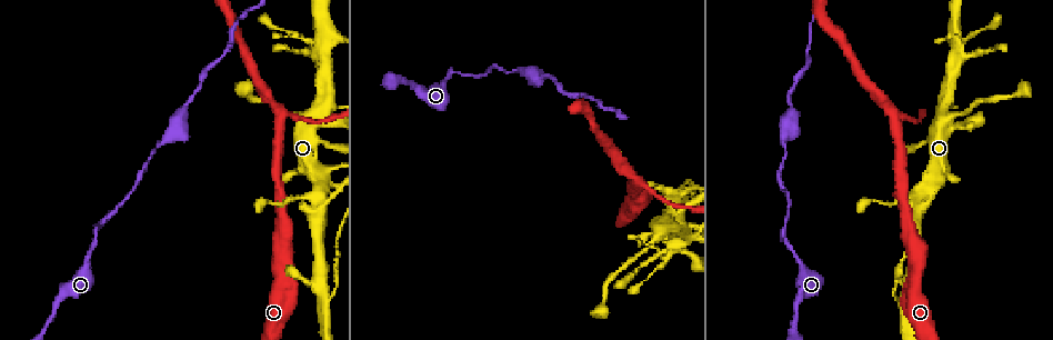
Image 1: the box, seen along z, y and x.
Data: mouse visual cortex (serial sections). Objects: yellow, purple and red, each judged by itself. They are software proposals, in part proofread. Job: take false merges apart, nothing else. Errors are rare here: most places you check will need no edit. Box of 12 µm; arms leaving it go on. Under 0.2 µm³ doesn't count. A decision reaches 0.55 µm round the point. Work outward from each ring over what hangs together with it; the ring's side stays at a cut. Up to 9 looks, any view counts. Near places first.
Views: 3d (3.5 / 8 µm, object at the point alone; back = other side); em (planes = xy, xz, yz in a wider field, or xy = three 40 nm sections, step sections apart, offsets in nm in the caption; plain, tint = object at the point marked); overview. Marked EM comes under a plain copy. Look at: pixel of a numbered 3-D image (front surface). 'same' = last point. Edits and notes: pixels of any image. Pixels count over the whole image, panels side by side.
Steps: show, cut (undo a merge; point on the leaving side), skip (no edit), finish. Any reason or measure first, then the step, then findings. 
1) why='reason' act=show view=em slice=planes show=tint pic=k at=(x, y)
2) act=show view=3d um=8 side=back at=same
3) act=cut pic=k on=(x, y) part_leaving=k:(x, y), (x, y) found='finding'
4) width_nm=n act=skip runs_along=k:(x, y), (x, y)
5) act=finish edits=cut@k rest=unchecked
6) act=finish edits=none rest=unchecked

act=show view=3d um=3.5 pic=1 at=(674, 197)

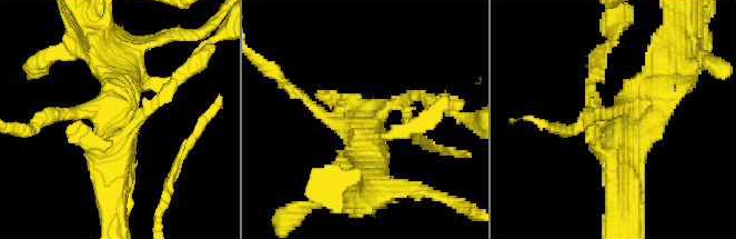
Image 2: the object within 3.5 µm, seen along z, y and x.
act=show view=em slice=xy step=1 show=tint pic=2 at=(368, 121)

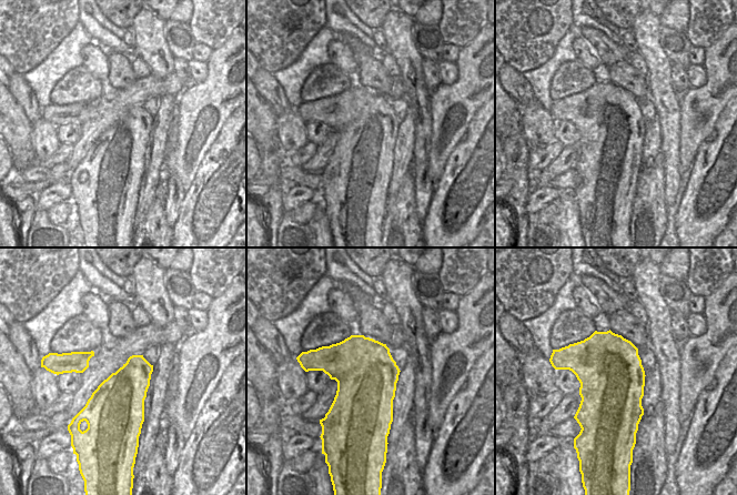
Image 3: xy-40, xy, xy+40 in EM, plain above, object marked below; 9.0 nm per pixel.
act=skip runs_along=2:(661, 82), (617, 130), (617, 205) found='continuous, no second cell'

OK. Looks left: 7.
why='side arm on a straight run' act=show view=3d um=3.5 pic=1 at=(326, 295)

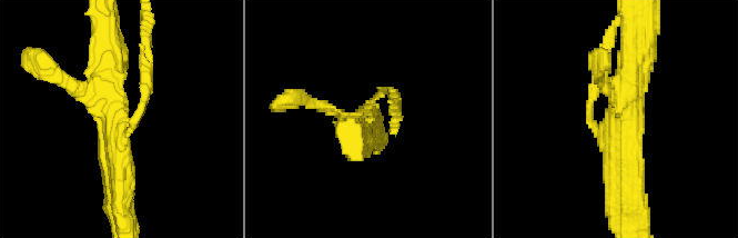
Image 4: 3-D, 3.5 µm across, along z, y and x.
act=show view=em slice=planes show=tint pic=4 at=(613, 125)

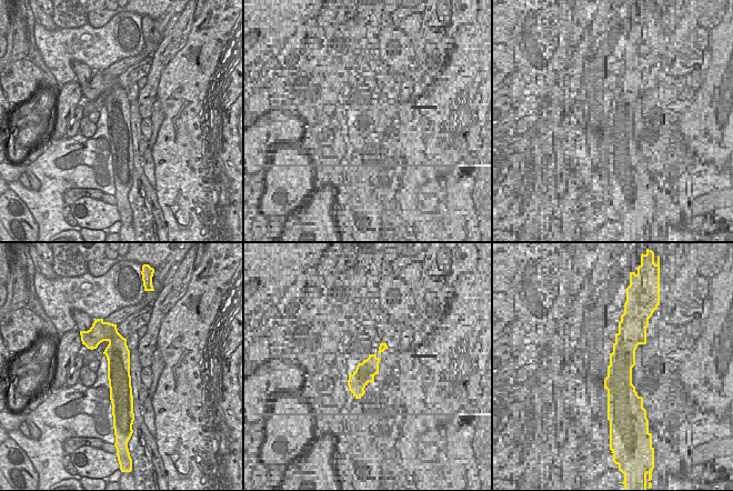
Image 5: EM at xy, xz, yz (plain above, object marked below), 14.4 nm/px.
arm_widths_nm=150,350,450 act=skip runs_along=5:(111, 332), (118, 354), (116, 402) found='all the same cell'

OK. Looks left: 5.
why='sharp bend' act=show view=3d um=8 pic=1 at=(632, 180)

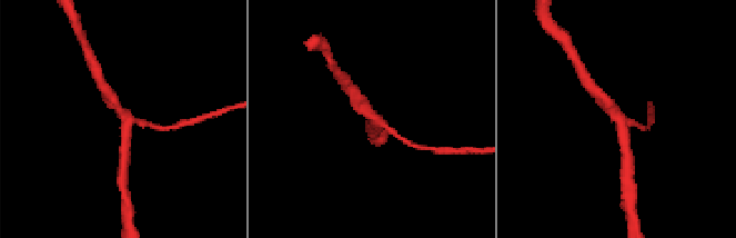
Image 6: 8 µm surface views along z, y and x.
why='zoom in' act=show view=3d um=3.5 pic=6 at=(620, 125)

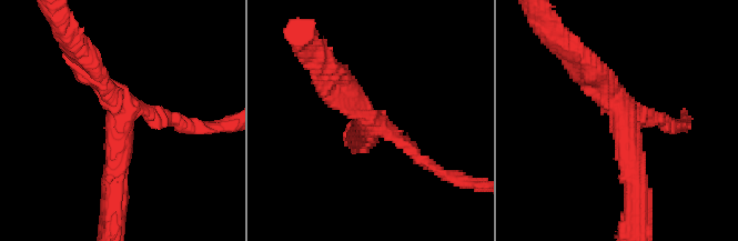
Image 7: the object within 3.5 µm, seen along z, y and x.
arms=3 arm_widths_nm=200,300,350 why='now the EM' act=show view=em slice=planes show=tint pic=7 at=(116, 115)

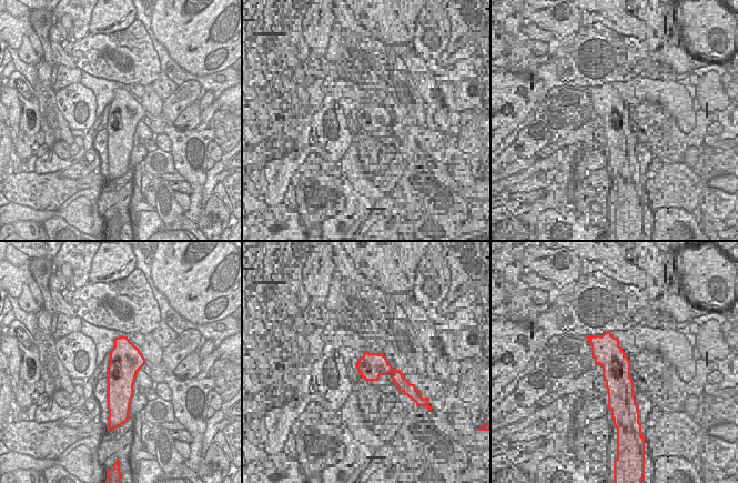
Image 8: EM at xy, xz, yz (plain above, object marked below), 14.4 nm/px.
act=skip runs_along=7:(636, 187), (622, 114), (587, 63) found='one cell here'

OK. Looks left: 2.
why='three arms meet' act=show view=3d um=3.5 pic=1 at=(324, 35)

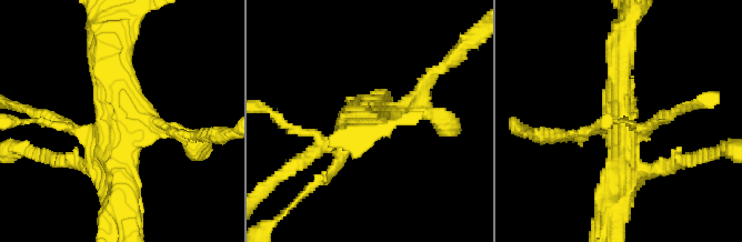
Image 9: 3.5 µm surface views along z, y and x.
act=skip runs_along=9:(124, 188), (103, 48) found='one cell here'

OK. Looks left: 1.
act=finish edits=none rest=unchecked

